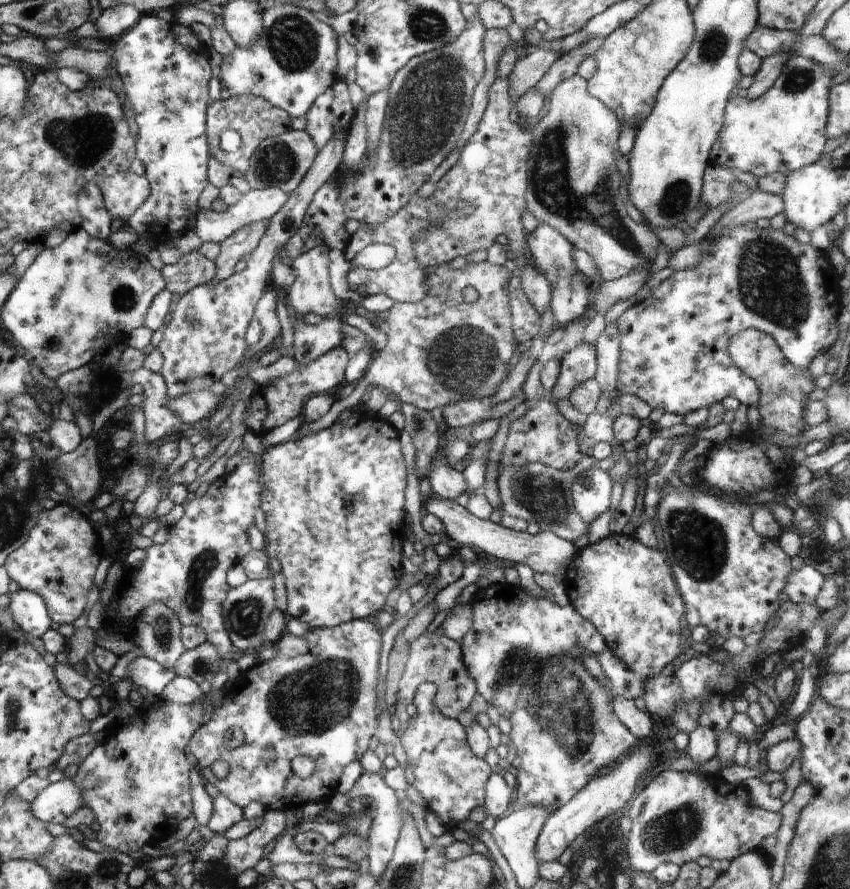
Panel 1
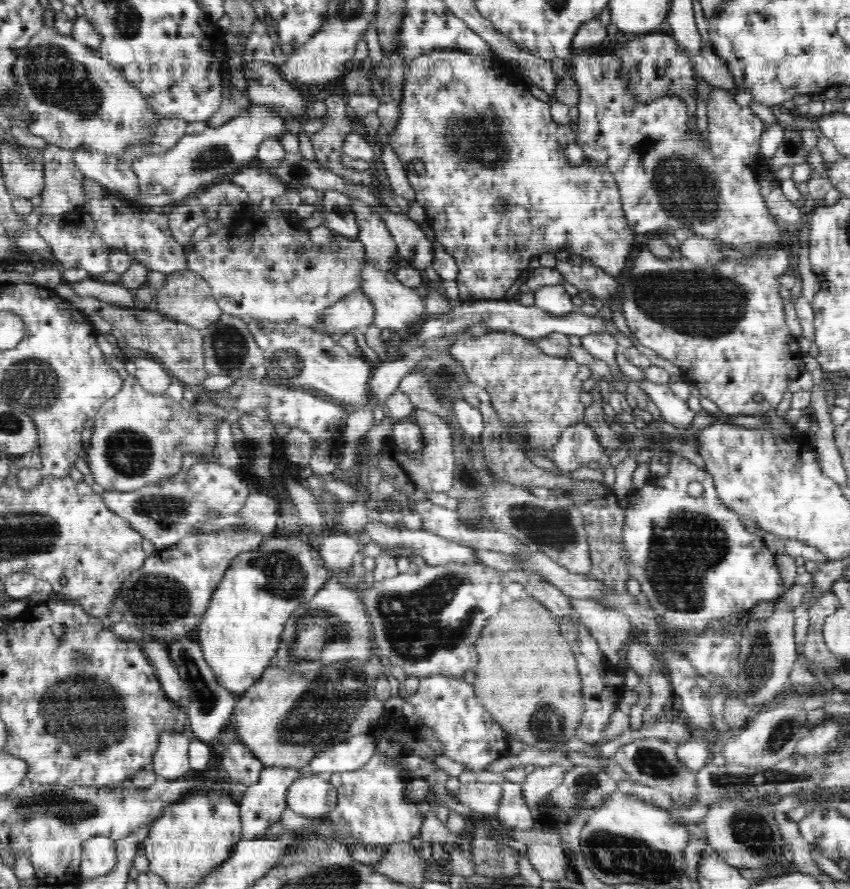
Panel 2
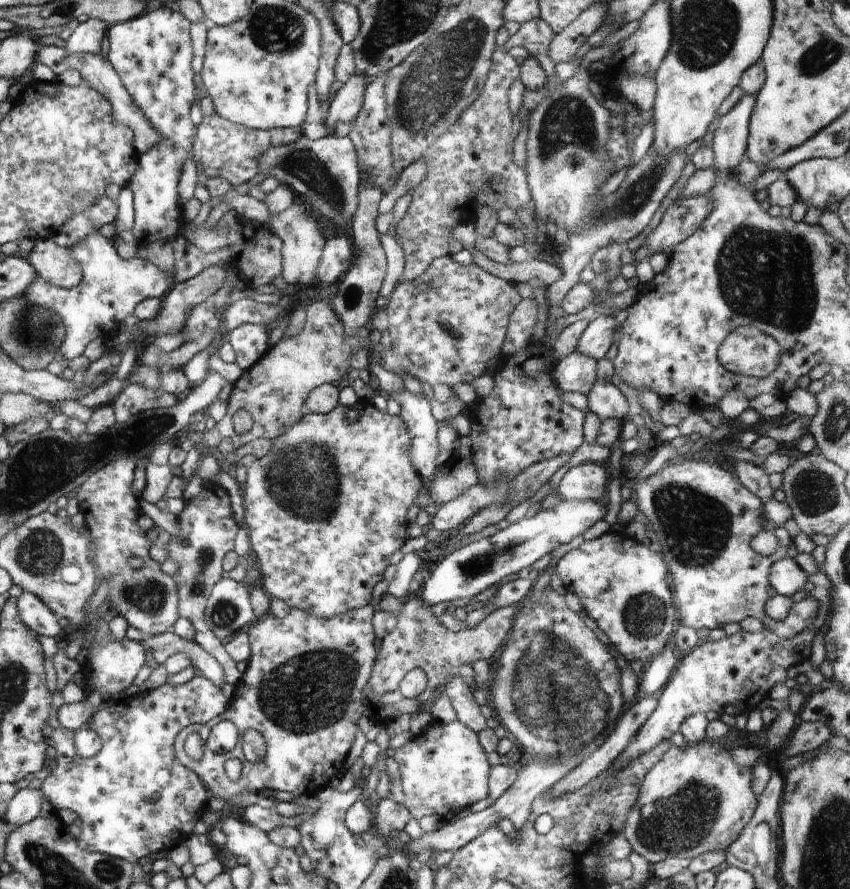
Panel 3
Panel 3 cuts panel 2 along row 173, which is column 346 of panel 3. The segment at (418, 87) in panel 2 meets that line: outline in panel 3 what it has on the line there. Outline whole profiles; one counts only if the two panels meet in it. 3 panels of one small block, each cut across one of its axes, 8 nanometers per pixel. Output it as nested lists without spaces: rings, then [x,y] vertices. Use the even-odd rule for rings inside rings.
[[[359,399],[351,409],[358,411],[358,418],[352,424],[346,422],[348,408],[338,404],[327,414],[309,413],[305,411],[303,418],[281,433],[274,442],[272,448],[265,455],[258,455],[250,467],[246,470],[247,478],[244,482],[243,504],[245,509],[244,523],[249,533],[249,544],[254,554],[258,557],[257,567],[261,571],[260,586],[269,597],[282,600],[289,608],[293,607],[311,613],[316,617],[331,618],[345,614],[351,609],[360,609],[371,604],[372,591],[376,583],[380,582],[383,573],[389,566],[389,559],[406,542],[406,529],[408,523],[406,514],[408,509],[416,503],[420,503],[420,491],[425,486],[424,480],[416,473],[411,464],[411,437],[405,423],[399,415],[390,415],[376,409],[372,401]]]

